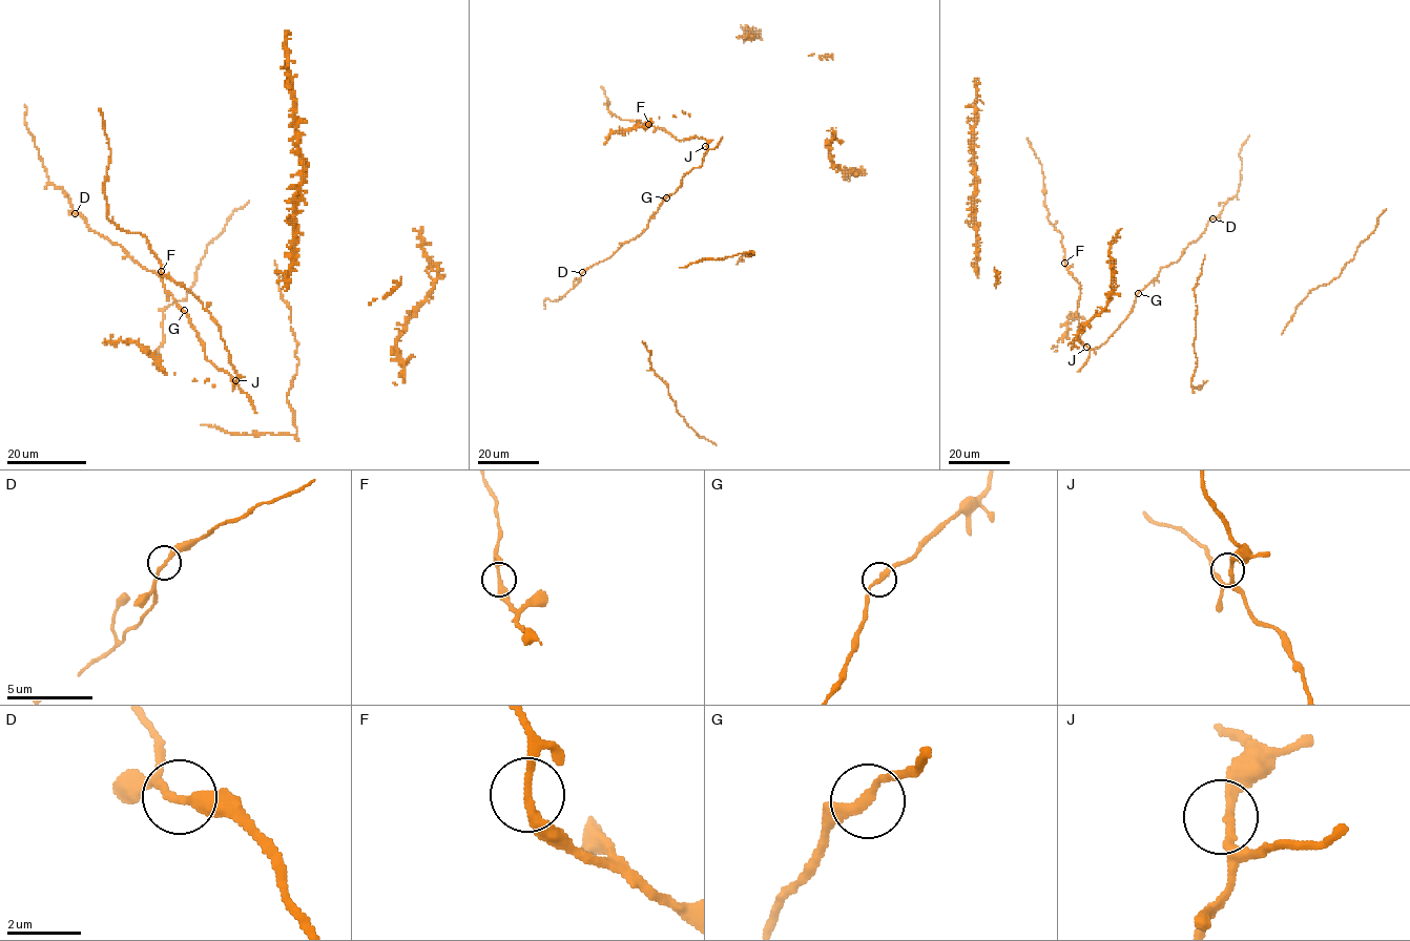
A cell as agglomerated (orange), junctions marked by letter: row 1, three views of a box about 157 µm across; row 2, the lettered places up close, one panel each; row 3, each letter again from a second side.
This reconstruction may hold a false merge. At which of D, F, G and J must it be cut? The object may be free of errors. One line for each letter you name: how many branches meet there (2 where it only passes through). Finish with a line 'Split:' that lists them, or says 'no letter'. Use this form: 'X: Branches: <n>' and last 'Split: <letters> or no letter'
Split: no letter

